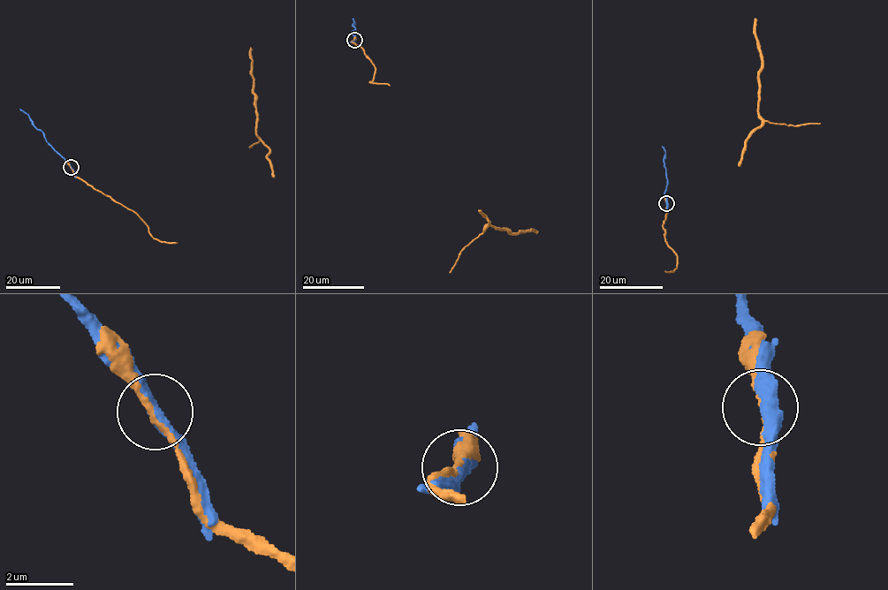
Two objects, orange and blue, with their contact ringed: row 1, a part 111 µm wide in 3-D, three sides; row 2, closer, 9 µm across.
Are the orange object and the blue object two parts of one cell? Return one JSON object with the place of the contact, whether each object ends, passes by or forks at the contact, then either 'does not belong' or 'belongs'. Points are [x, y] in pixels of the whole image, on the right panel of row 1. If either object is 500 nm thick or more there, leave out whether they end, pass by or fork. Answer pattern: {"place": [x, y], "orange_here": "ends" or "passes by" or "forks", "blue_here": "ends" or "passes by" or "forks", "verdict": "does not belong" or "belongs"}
{"place": [666, 203], "orange_here": "passes by", "blue_here": "passes by", "verdict": "belongs"}

